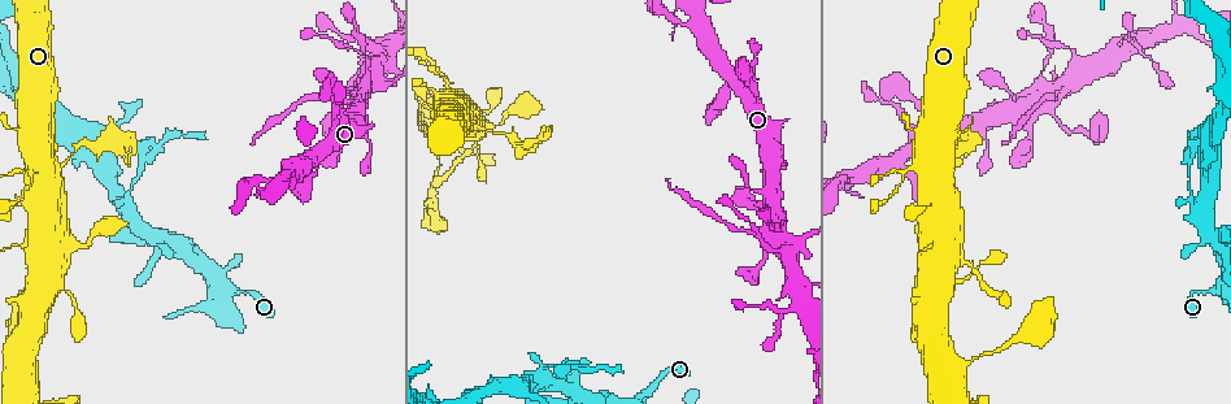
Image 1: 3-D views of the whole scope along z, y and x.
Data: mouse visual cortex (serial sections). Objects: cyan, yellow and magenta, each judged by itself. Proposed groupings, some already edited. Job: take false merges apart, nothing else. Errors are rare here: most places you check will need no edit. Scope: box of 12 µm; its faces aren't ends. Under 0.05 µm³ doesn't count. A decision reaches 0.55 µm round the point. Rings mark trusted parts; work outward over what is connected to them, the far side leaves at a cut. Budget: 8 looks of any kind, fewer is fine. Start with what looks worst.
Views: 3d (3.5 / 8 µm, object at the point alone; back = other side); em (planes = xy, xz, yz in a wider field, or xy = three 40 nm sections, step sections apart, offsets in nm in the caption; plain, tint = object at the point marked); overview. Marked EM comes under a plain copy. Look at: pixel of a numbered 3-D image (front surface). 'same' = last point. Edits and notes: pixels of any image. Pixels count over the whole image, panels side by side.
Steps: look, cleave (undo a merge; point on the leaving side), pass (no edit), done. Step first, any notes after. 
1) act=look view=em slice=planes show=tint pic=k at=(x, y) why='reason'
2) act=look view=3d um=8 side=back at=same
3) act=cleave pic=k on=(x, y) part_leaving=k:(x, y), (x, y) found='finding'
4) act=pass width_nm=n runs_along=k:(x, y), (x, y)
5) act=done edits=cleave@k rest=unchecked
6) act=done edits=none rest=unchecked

act=look view=3d um=3.5 pic=1 at=(445, 82) why='thick turns thin'

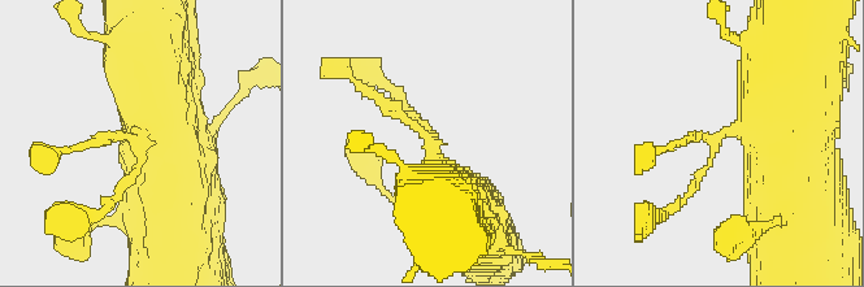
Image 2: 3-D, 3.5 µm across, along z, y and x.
act=look view=em slice=xy step=3 show=tint pic=2 at=(429, 136) arms=3 arm_widths_nm=100,100,800 why='now the EM'

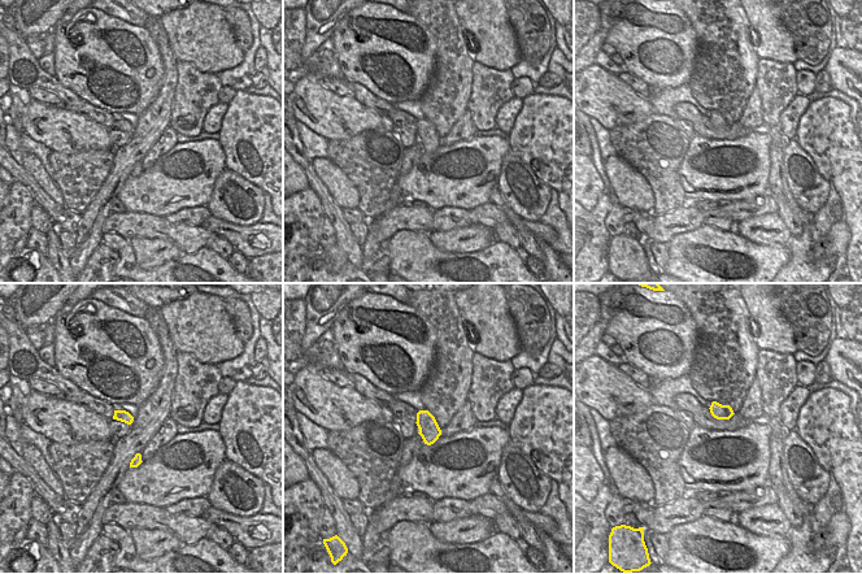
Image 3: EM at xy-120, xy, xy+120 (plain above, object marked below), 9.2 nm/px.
act=pass runs_along=2:(785, 104), (725, 133), (672, 208) found='all the same cell'

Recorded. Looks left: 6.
act=look view=3d um=3.5 side=back pic=1 at=(549, 366) why='sudden change in width'

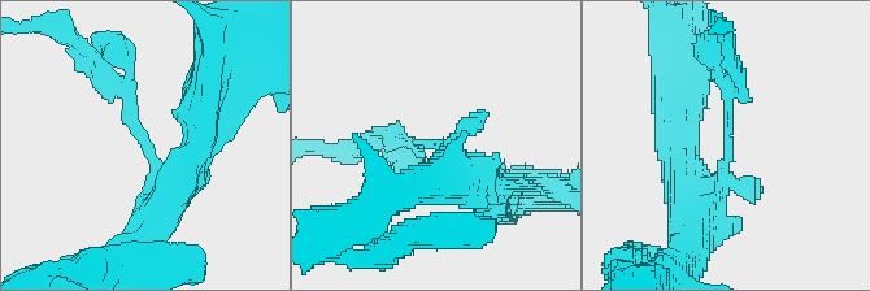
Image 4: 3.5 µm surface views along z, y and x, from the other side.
act=look view=em slice=xy step=2 show=tint pic=4 at=(139, 122) why='shape alone is not enough'

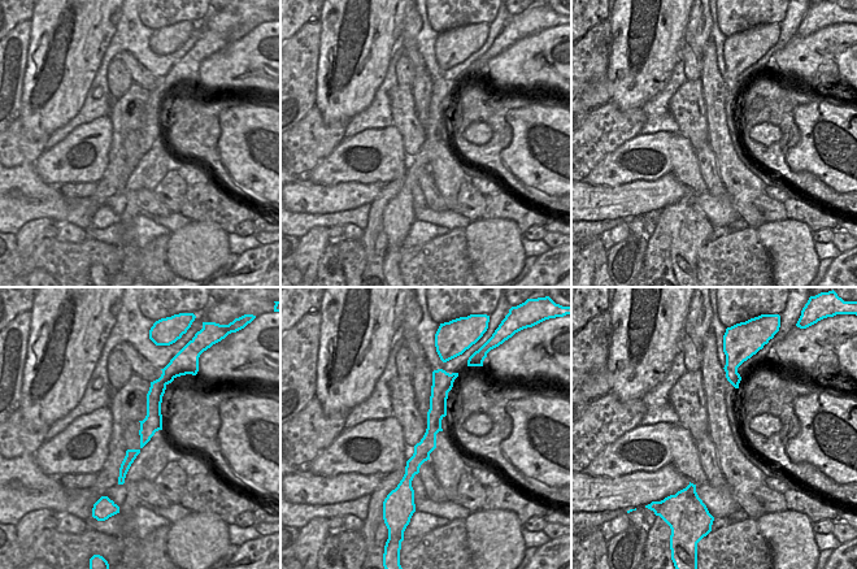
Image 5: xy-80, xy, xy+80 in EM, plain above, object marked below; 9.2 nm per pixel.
act=pass runs_along=5:(439, 378), (434, 428), (405, 485) found='continuous, no second cell'

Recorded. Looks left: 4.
act=look view=3d um=8 pic=1 at=(1135, 45) why='sharp bend'

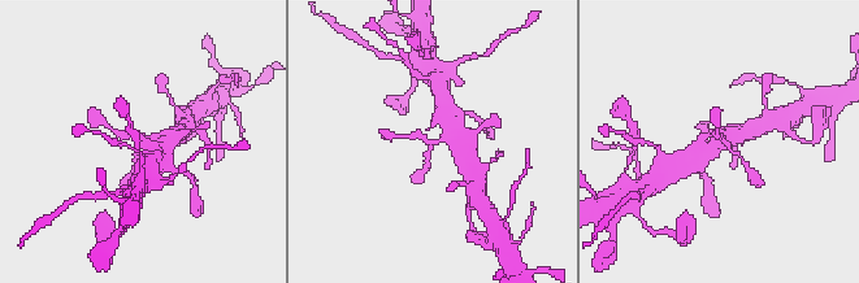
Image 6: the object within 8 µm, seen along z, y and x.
act=look view=3d um=3.5 pic=6 at=(724, 141)

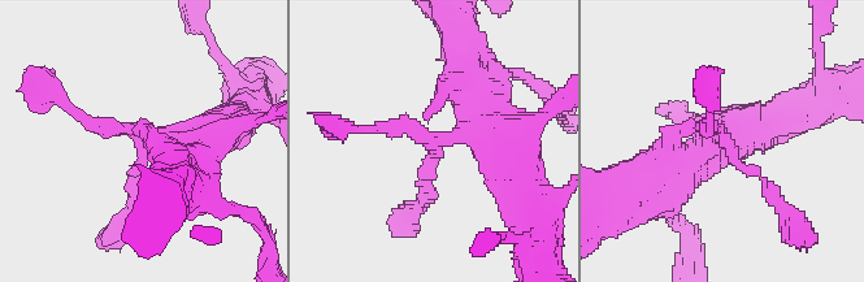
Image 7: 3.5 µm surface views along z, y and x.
act=pass arm_widths_nm=150,200,500 runs_along=7:(482, 103), (490, 122), (430, 156), (425, 199) found='one cell here'

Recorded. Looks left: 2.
act=done edits=none rest=unchecked

